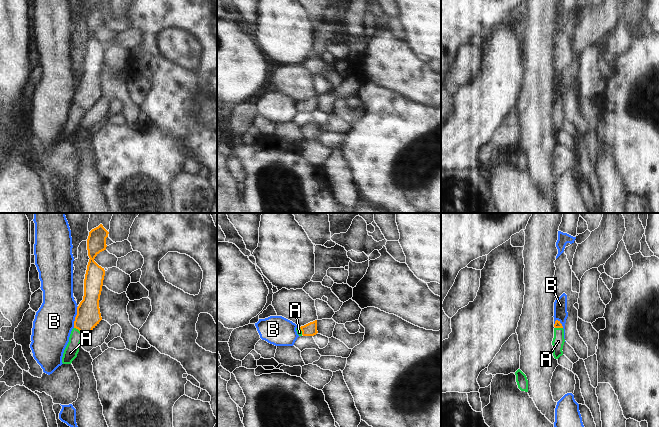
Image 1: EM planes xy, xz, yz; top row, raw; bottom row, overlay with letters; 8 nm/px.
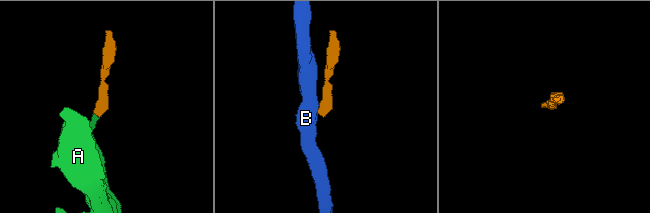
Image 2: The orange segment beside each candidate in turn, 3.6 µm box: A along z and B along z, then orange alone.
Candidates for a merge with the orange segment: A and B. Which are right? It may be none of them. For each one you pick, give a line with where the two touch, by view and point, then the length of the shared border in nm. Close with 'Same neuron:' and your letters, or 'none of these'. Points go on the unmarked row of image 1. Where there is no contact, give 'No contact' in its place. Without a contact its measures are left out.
A: Touches orange at xy (79, 106). Shared border 110 nm
Same neuron: A

